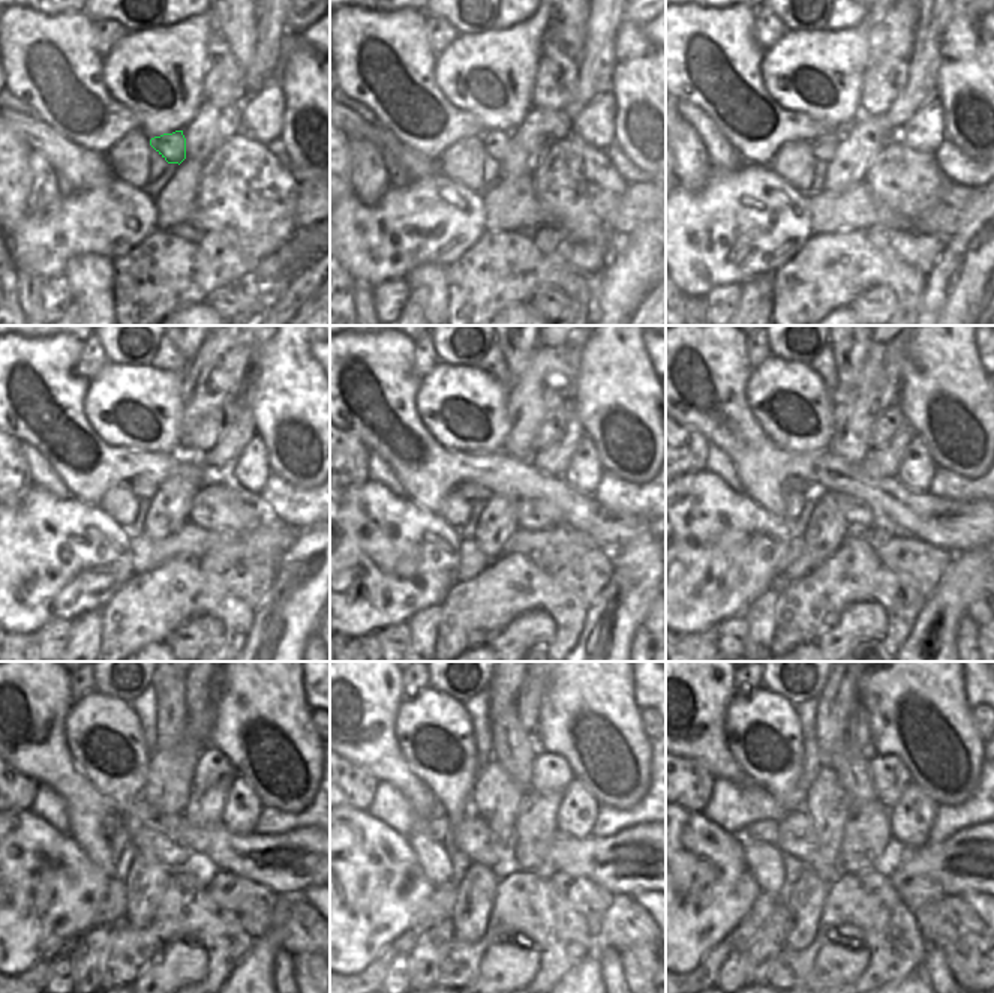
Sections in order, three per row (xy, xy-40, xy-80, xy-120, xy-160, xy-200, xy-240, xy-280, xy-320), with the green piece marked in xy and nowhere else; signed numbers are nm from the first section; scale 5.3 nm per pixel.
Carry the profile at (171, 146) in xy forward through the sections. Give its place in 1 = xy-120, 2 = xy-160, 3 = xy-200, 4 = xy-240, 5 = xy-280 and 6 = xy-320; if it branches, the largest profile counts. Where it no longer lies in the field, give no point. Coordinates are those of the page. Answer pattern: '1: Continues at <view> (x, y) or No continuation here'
1: Continues at xy-120 (143, 488)
2: Continues at xy-160 (470, 489)
3: Continues at xy-200 (808, 491)
4: Continues at xy-240 (108, 824)
5: Continues at xy-280 (438, 828)
6: Continues at xy-320 (762, 830)

